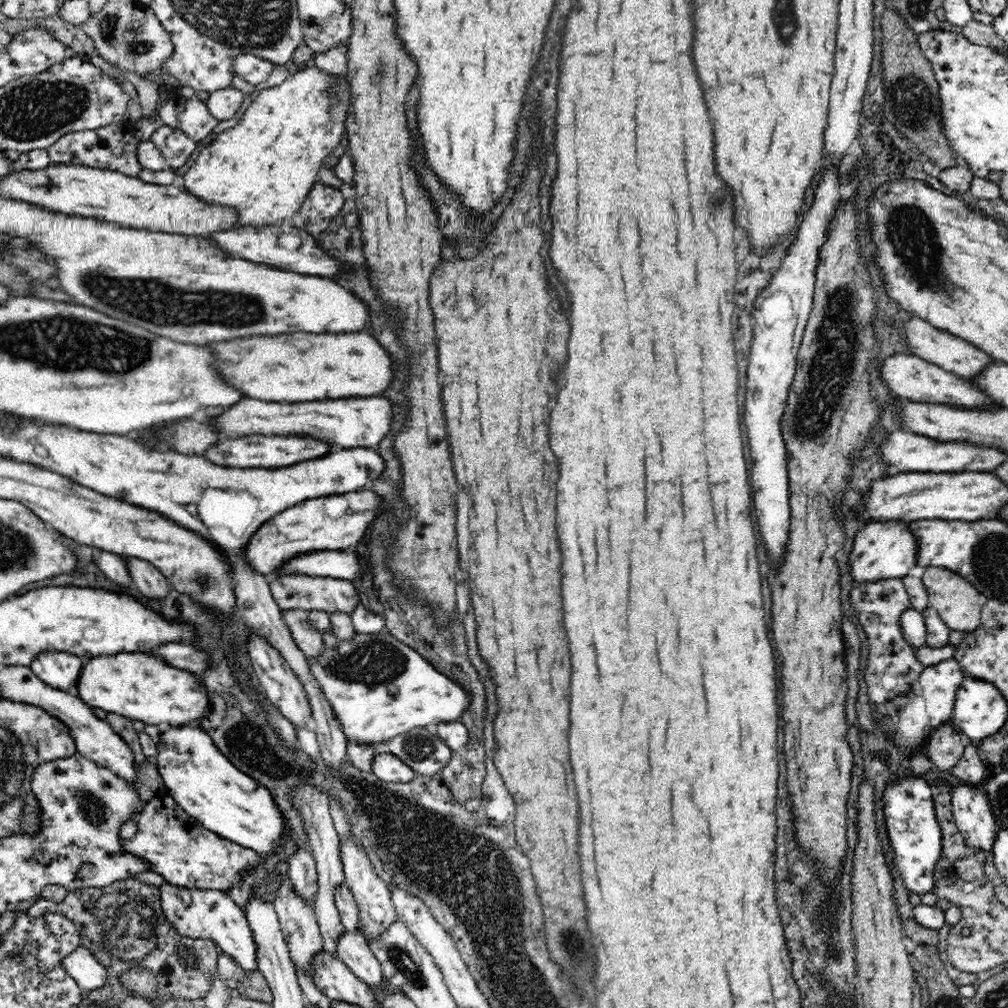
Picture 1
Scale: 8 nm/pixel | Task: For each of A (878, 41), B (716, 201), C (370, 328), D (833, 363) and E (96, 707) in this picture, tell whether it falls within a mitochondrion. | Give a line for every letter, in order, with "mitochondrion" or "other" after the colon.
A: other
B: mitochondrion
C: other
D: mitochondrion
E: other

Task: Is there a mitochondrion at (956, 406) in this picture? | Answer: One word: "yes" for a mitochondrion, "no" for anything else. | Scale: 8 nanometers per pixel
no

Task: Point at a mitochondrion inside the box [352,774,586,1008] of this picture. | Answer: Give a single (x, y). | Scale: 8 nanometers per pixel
(404, 963)

